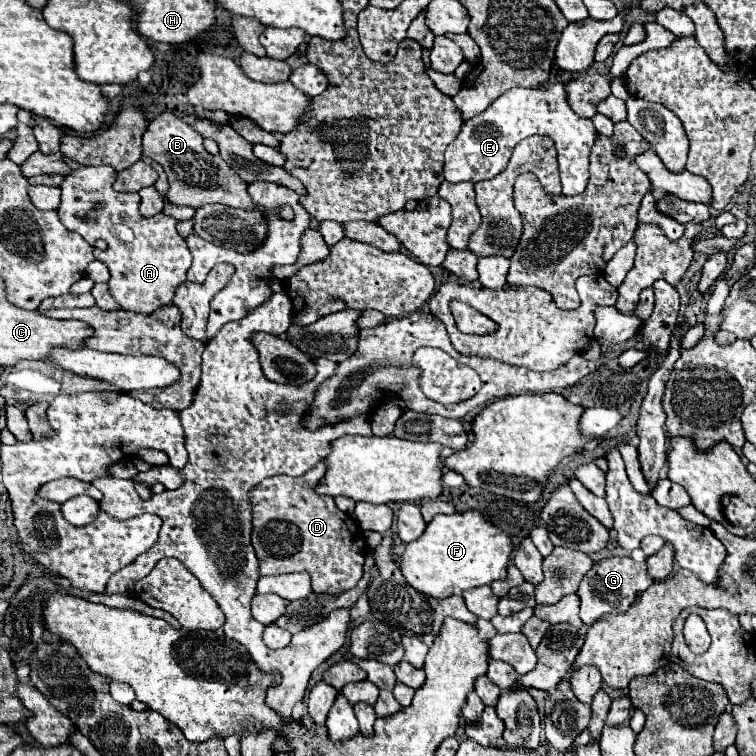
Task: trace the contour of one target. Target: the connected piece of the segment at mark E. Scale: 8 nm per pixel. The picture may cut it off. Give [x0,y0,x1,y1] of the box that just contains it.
[443,82,595,194]

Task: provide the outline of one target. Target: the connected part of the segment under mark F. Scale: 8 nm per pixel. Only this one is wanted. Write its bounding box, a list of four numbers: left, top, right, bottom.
[397,512,511,600]

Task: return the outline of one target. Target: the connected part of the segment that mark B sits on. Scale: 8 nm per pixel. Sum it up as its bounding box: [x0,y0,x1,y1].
[143,112,261,210]

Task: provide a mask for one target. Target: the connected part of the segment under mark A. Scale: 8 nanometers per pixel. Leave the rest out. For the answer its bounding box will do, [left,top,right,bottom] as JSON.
[59,166,191,314]

